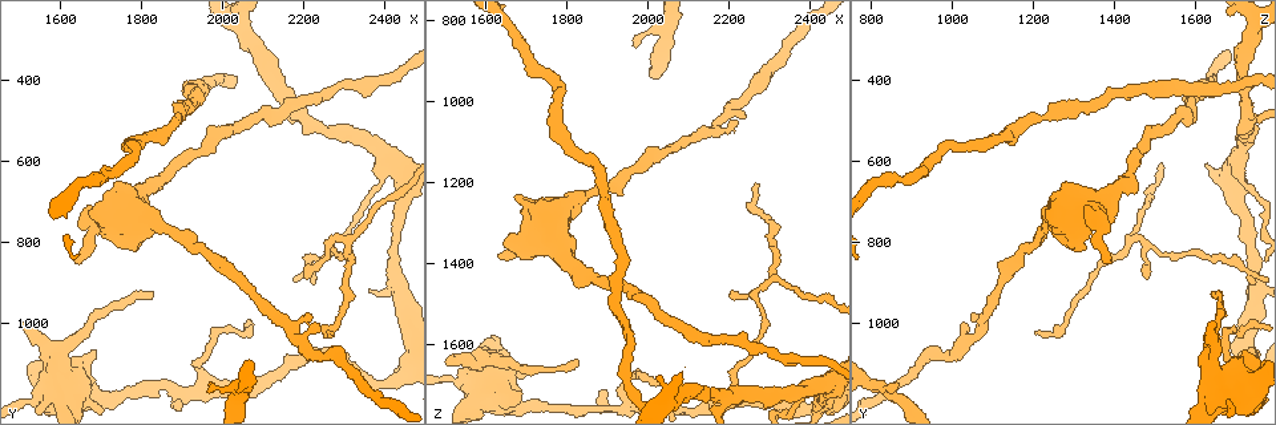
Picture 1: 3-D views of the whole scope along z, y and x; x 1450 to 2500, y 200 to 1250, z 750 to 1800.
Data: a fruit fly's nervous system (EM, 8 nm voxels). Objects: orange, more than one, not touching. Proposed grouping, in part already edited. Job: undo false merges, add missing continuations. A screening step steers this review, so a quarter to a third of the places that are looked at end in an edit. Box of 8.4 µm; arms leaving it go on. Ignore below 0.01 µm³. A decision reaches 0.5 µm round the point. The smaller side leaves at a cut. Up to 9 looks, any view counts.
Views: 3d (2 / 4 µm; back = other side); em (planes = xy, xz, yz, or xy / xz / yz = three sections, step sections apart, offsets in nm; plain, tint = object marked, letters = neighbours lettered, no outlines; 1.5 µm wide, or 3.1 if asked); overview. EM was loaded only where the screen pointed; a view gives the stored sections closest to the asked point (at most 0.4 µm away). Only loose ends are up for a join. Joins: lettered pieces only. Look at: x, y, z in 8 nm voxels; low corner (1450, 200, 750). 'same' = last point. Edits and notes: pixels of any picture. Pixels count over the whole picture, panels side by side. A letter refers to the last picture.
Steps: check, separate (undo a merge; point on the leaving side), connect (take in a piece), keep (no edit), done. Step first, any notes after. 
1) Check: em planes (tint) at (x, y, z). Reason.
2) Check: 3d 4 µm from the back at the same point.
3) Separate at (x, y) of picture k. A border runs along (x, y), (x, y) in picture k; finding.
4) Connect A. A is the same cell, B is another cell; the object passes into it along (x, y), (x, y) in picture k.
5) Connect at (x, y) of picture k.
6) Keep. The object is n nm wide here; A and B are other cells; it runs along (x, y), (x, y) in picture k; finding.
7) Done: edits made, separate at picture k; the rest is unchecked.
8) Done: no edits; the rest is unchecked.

Check: 3d 2 µm at (1825, 930, 1650). Thin end.

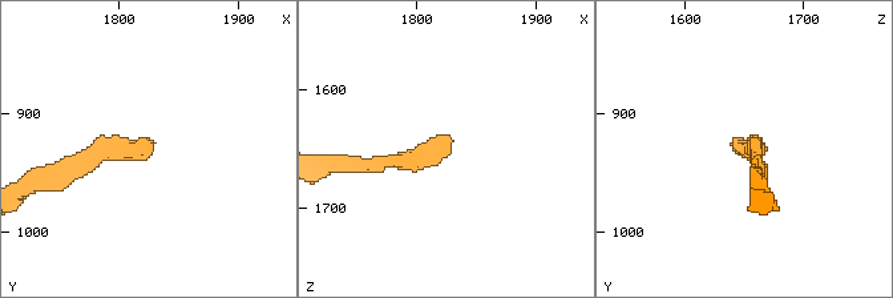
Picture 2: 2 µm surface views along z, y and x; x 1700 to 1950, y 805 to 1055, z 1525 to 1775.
Check: em xy step 8 (letters) at (1830, 928, 1646).

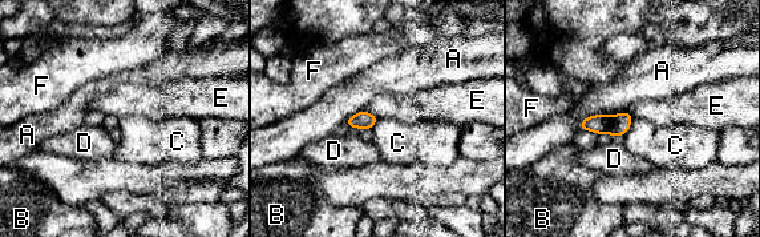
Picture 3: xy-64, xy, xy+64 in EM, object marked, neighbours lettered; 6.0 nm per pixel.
Keep. The object is 110 nm wide here; A, B, C, D, E and F are other cells; none of them fits.

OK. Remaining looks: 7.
Check: 3d 4 µm at (1975, 1140, 870). An open end.

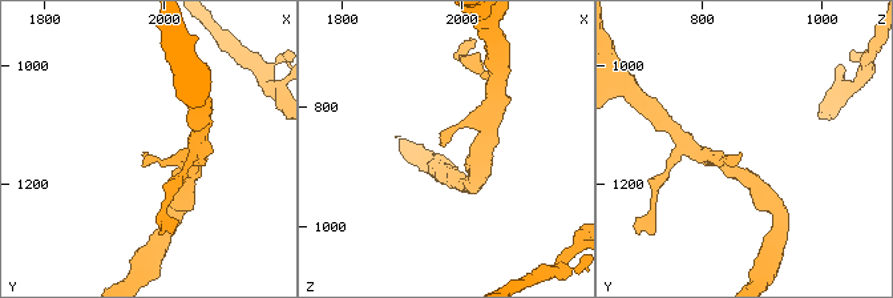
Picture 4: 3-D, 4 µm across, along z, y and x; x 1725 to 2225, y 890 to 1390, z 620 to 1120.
Check: em planes (letters) at (1965, 1145, 865).

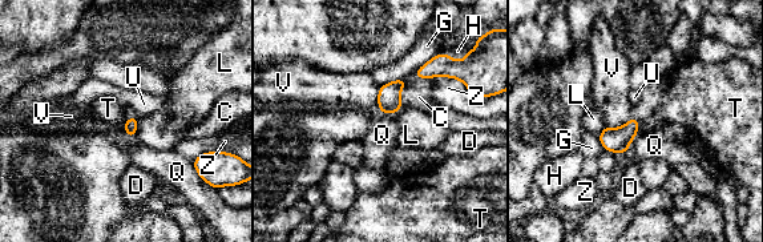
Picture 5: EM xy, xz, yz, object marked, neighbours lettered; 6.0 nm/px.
Keep. The longest contact is with G, 200 nm; C, D, G, H, L, Q, T, U, V and Z are other cells; a border runs along (126, 119), (124, 133) in picture 5; none of them fits.

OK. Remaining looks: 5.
Check: em planes (letters) at (2215, 980, 1045). Branch stops here.

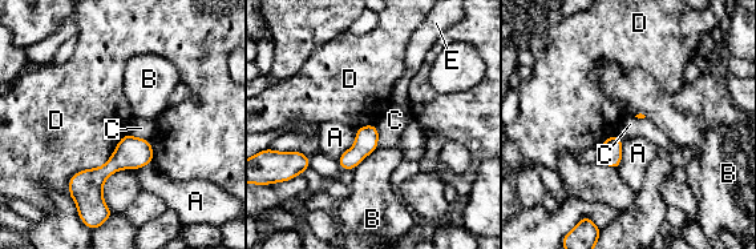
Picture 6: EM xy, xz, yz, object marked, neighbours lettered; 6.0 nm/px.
Keep. A, B, C, D and E are other cells; a border runs along (126, 133), (68, 188) in picture 6; none of them fits.

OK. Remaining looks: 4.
Check: em xz step 4 (tint) at (2305, 790, 1440). Abrupt turn.

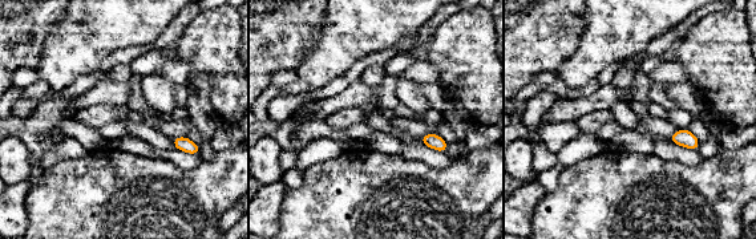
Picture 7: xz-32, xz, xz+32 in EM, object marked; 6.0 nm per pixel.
Check: em planes (letters) at the same point. Cut it another way.

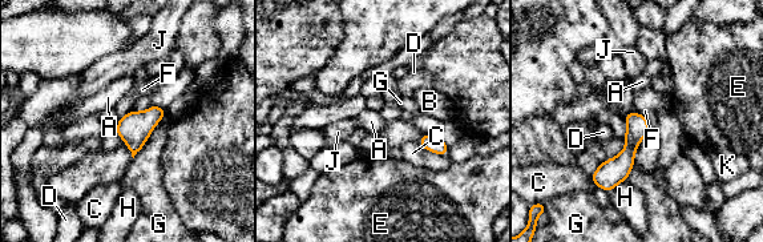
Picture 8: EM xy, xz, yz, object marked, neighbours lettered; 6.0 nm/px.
Keep. A, B, C, D, E, F, G, H, J and K are other cells; a border runs along (629, 111), (644, 115) in picture 8; one neuron here.

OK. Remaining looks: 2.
Done: no edits; the rest is unchecked.

